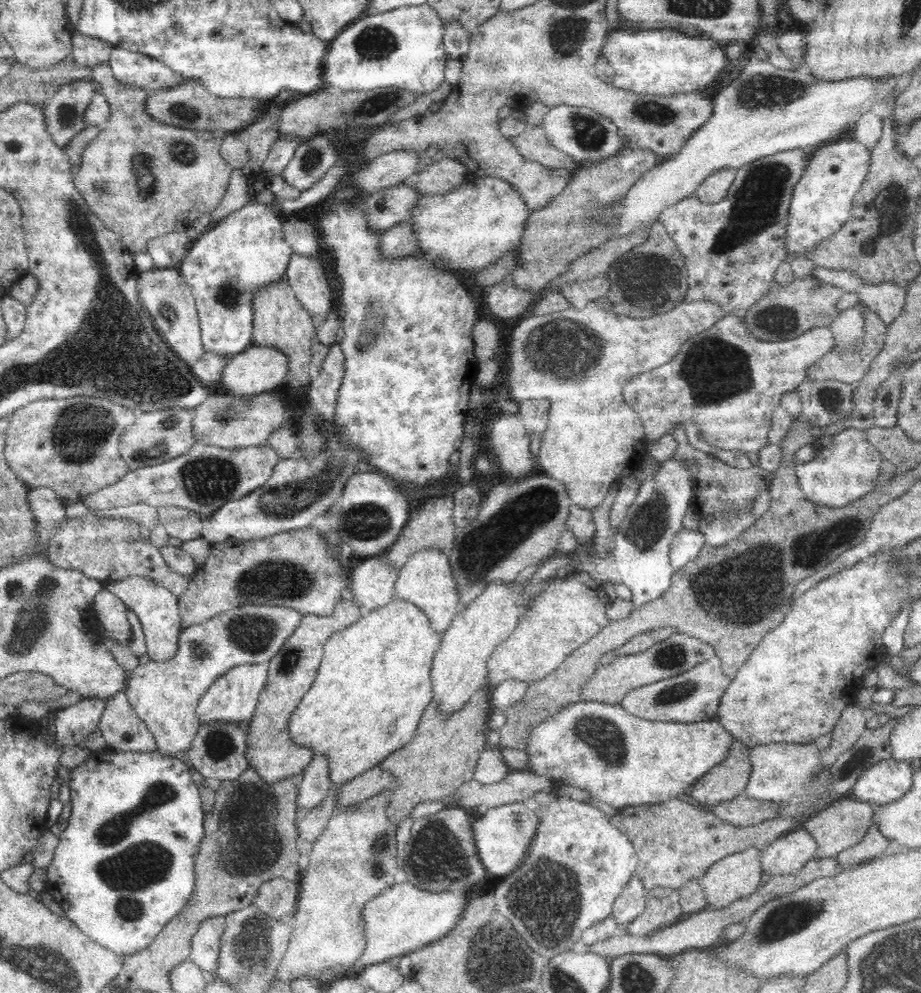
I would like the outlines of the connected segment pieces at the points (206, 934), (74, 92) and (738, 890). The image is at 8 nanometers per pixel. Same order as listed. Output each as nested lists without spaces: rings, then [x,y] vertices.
[[[225,917],[207,918],[191,939],[189,960],[210,977],[219,964],[220,940],[226,928]]]
[[[93,79],[70,81],[44,104],[46,129],[64,152],[73,136],[87,127],[84,115],[96,92],[96,85]]]
[[[750,846],[712,864],[700,879],[708,907],[720,910],[754,894],[761,886],[761,851]]]

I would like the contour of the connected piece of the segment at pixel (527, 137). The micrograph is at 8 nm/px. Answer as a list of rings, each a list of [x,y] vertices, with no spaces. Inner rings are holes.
[[[536,125],[526,129],[522,134],[514,136],[512,143],[529,161],[536,161],[548,168],[565,168],[571,173],[582,167],[570,155],[558,150],[546,136],[546,131],[542,125]]]

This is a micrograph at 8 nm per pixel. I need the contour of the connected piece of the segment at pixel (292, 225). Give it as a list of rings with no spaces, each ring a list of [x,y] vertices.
[[[289,219],[283,224],[283,234],[294,253],[319,258],[318,252],[323,246],[318,228],[314,224]]]

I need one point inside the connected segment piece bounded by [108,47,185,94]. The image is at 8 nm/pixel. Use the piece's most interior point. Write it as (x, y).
(138, 70)

